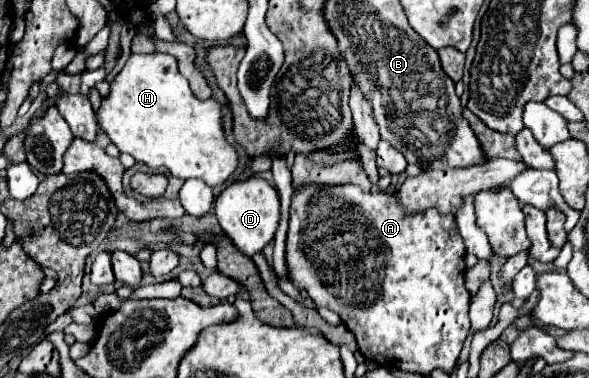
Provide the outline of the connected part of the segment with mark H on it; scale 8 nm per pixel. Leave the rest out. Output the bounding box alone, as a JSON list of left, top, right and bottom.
[96,54,238,188]

